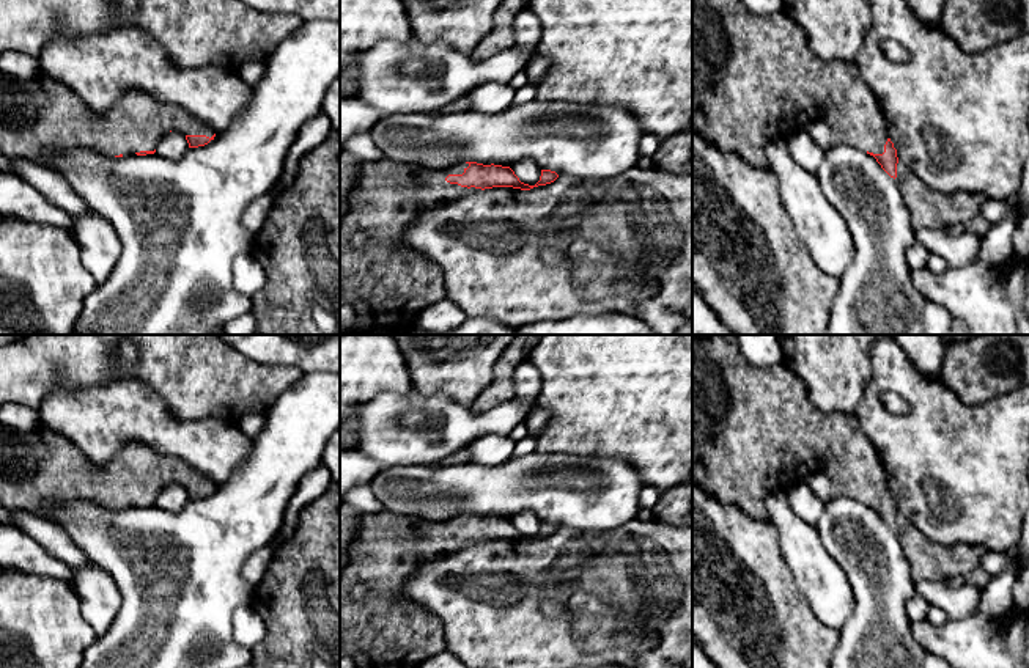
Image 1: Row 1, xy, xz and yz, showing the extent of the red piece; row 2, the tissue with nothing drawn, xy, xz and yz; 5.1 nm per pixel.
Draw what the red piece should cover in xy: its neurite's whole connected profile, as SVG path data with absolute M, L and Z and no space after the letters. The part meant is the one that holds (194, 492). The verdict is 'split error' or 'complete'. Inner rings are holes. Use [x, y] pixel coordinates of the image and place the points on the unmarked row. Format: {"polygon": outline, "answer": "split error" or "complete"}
{"polygon": "M0 424L0 503L11 512L24 511L44 517L41 503L46 500L88 500L110 509L146 508L154 506L159 492L172 483L181 484L189 500L205 498L216 489L209 478L192 470L178 457L159 454L143 443L129 442L112 462L96 467L72 442L47 428L39 426L28 432L19 432Z", "answer": "split error"}

